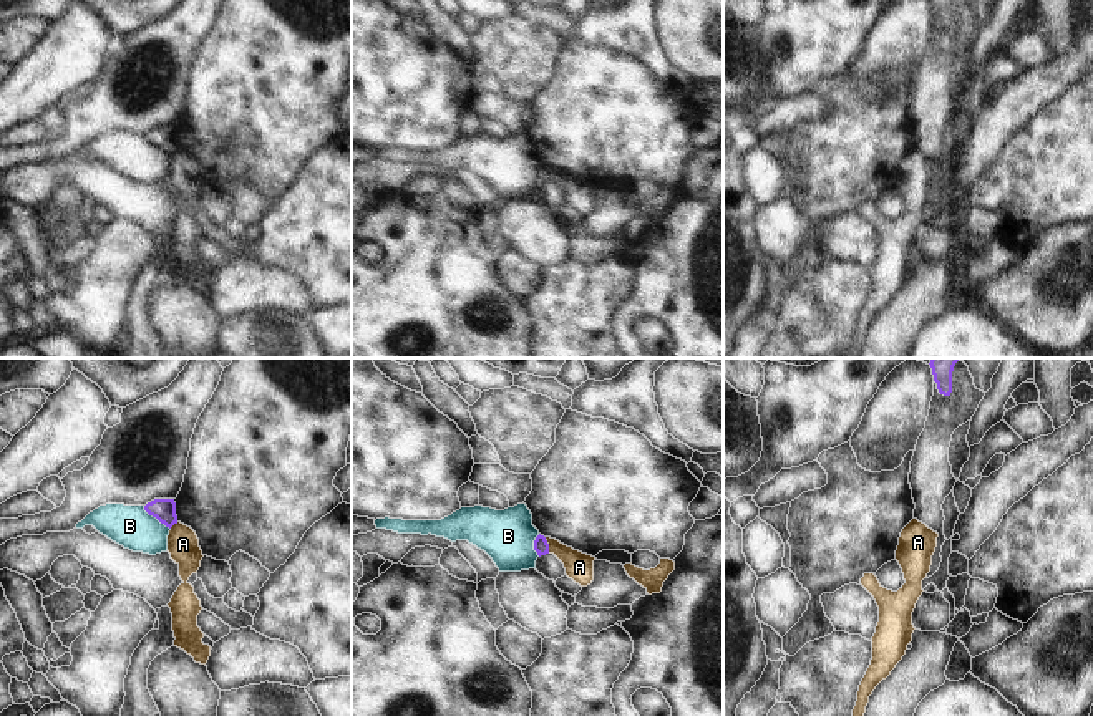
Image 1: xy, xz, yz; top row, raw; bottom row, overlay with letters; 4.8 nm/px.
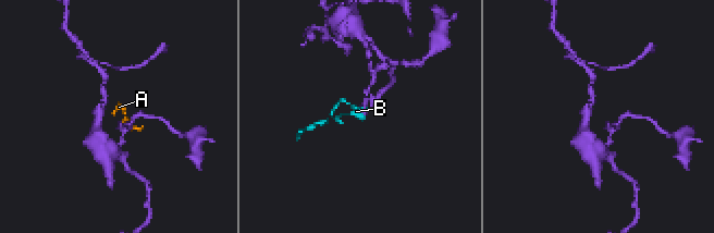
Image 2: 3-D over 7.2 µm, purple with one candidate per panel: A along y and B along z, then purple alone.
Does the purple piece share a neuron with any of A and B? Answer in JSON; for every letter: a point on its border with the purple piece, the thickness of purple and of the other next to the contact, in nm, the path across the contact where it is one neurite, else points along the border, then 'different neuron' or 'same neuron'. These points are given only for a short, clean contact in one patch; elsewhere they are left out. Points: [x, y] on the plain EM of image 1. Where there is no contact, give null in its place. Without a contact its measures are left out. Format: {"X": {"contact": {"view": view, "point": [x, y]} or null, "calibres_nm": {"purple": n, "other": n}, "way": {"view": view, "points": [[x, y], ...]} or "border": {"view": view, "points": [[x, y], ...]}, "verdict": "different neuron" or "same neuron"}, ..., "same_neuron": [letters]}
{"A": {"contact": {"view": "xz", "point": [548, 174]}, "calibres_nm": {"purple": 70, "other": 140}, "border": {"view": "xz", "points": [[544, 166], [549, 181]]}, "verdict": "different neuron"}, "B": {"contact": {"view": "xy", "point": [156, 146]}, "calibres_nm": {"purple": 110, "other": 200}, "border": {"view": "xy", "points": [[143, 135], [170, 158]]}, "verdict": "different neuron"}, "same_neuron": []}

